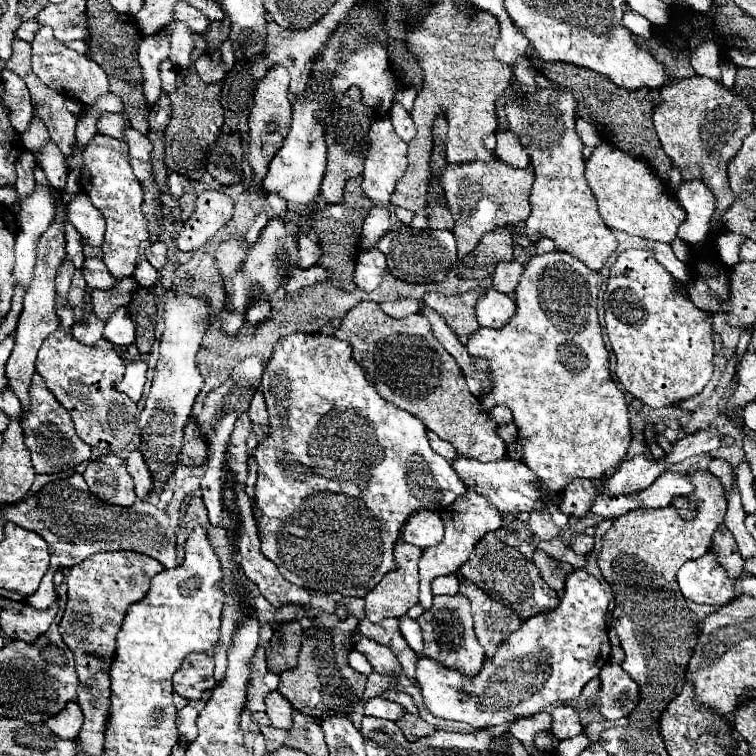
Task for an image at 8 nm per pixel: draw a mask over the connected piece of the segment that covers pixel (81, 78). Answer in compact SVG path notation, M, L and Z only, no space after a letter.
M41 26L39 32L37 32L37 36L35 36L35 40L31 42L31 48L33 48L33 56L31 56L33 72L51 90L63 92L65 98L77 100L81 104L95 104L95 100L99 100L99 96L103 96L103 94L109 92L109 82L107 82L107 76L101 70L101 66L97 62L93 62L91 58L69 50L63 42L59 42L53 36L51 28Z

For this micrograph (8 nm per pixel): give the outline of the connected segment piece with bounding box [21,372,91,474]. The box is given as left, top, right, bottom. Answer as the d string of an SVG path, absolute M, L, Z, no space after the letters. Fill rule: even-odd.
M37 372L33 374L29 396L31 404L21 416L21 426L25 428L25 444L31 452L35 472L39 474L63 472L77 466L83 460L91 460L91 446L83 444L83 440L77 436L71 414L67 412L67 408L59 404L59 400L55 400L55 396L51 396L47 384L43 384L43 378Z

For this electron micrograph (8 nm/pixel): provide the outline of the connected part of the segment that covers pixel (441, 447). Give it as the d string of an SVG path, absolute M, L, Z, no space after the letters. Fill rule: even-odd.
M429 432L429 442L431 442L431 446L433 446L433 450L437 452L437 454L441 454L441 456L445 456L447 460L449 458L455 458L457 456L457 450L449 444L449 442L445 442L445 440L441 440L435 432Z

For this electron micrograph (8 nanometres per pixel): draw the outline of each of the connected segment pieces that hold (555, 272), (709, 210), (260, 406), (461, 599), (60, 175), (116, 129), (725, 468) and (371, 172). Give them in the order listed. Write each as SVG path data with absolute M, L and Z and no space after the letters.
M549 252L549 254L535 254L527 264L525 264L525 272L521 274L519 286L515 290L515 300L517 300L517 314L511 318L509 324L505 324L501 330L491 330L491 328L479 328L477 332L473 332L469 336L467 342L467 350L469 356L473 358L485 358L489 362L489 370L491 370L491 388L487 392L483 392L483 396L479 396L479 410L481 412L491 412L495 406L503 404L507 408L511 408L513 412L513 424L519 430L519 444L523 448L523 464L527 464L527 468L531 468L537 476L535 484L541 484L547 488L547 492L560 493L569 482L573 482L575 478L601 478L607 474L607 470L615 470L621 462L623 456L627 452L627 446L631 442L631 428L627 422L627 404L625 404L625 396L623 392L615 386L615 382L611 382L609 376L609 352L605 348L603 336L601 336L601 326L599 326L599 318L597 318L597 294L601 288L603 276L595 270L589 270L583 262L575 260L571 254L565 252Z
M701 180L681 184L677 202L685 208L687 220L679 226L679 238L689 246L701 246L707 240L709 220L715 210L715 198Z
M259 390L255 392L255 396L253 396L253 400L251 400L251 406L249 406L247 414L249 414L249 418L251 418L253 424L263 426L263 424L269 422L269 418L267 418L267 408L265 408L265 400L263 400L263 394L261 394Z
M455 594L455 596L433 596L433 606L423 612L417 618L421 630L423 630L423 652L437 660L439 664L443 664L445 668L453 668L463 672L465 676L477 676L483 662L485 662L485 654L481 644L475 638L473 632L473 618L471 618L471 606L469 600L463 594Z
M47 144L45 148L41 148L39 156L37 156L37 162L39 166L45 170L47 174L47 180L51 182L51 186L55 188L63 188L65 180L67 180L67 166L65 166L65 156L59 152L59 148L55 144Z
M107 114L107 116L99 116L99 134L107 134L111 138L123 138L123 128L129 124L127 114Z
M713 458L711 464L709 464L709 472L715 474L723 482L723 486L727 486L727 488L731 486L731 482L733 482L733 470L731 470L731 466L725 460Z
M383 116L381 120L377 120L371 126L369 140L371 140L371 146L369 146L369 152L367 152L367 158L365 158L365 170L363 170L361 188L363 188L365 196L369 196L373 200L375 206L389 208L395 184L403 176L403 172L407 170L407 144L395 134L389 116Z

